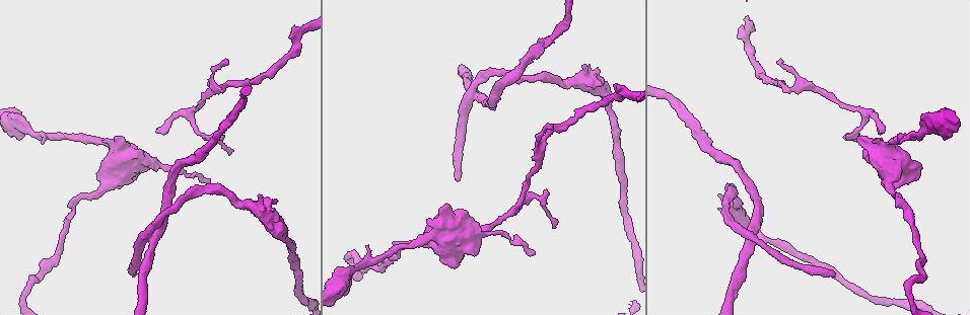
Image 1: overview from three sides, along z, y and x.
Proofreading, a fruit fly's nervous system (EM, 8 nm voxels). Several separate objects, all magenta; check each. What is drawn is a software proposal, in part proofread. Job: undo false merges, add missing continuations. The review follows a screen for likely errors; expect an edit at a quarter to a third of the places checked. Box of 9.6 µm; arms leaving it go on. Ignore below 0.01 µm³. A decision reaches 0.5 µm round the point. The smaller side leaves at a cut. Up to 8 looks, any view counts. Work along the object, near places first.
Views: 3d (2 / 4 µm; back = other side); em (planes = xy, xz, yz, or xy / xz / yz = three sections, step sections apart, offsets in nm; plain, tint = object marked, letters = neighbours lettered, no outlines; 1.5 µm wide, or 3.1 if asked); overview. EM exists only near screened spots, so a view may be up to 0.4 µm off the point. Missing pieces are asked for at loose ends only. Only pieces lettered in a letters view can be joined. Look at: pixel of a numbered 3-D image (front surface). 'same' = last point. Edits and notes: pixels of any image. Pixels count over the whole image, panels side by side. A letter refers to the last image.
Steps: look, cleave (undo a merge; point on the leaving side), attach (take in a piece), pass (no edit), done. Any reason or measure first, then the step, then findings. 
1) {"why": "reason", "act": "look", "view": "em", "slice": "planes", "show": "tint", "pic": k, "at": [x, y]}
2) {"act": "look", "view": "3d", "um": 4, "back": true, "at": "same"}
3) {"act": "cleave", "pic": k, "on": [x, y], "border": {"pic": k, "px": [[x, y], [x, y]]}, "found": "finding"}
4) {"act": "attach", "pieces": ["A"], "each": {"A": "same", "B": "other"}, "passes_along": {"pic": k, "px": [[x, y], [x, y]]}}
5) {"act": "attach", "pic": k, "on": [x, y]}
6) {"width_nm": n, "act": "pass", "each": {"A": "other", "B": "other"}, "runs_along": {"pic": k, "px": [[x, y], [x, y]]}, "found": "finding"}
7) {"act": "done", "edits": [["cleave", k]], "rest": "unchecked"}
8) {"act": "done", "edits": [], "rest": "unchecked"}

{"why": "branch stops here", "act": "look", "view": "3d", "um": 2, "pic": 1, "at": [457, 181]}

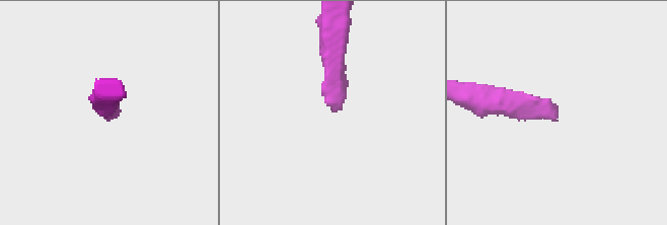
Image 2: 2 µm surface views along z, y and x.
{"why": "need the tissue", "act": "look", "view": "em", "slice": "planes", "show": "plain", "pic": 2, "at": [558, 117]}

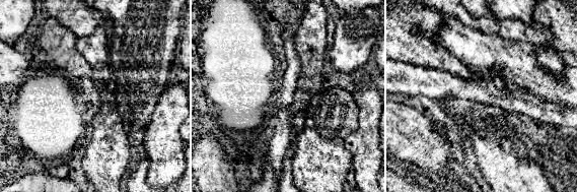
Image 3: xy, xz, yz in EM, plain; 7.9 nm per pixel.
{"act": "look", "view": "em", "slice": "planes", "show": "letters", "at": "same"}

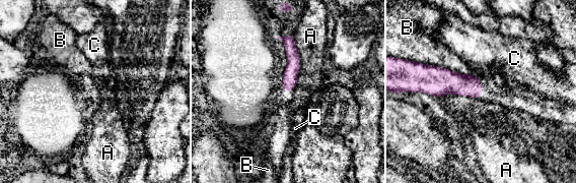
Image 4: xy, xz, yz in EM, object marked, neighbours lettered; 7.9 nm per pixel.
{"longest_contact_nm": ["B", 440], "act": "pass", "each": {"A": "other", "B": "other", "C": "other"}, "border": {"pic": 4, "px": [[293, 35], [299, 56], [297, 85]]}, "found": "none of them fits"}

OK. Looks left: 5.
{"why": "abrupt turn", "act": "look", "view": "em", "slice": "planes", "show": "letters", "pic": 1, "at": [750, 235]}

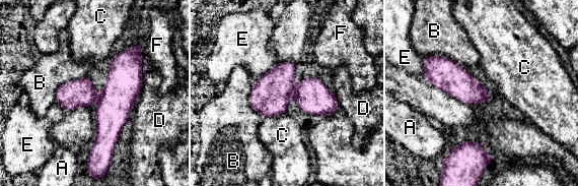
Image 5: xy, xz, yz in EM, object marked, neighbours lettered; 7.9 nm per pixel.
{"act": "cleave", "pic": 5, "on": [312, 97], "each": {"A": "other", "B": "other", "C": "other", "D": "other", "E": "other", "F": "other"}, "found": "a second neuron is stuck on"}

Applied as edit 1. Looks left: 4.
{"why": "arms part here", "act": "look", "view": "em", "slice": "yz", "step": 4, "show": "letters", "pic": 1, "at": [806, 88]}

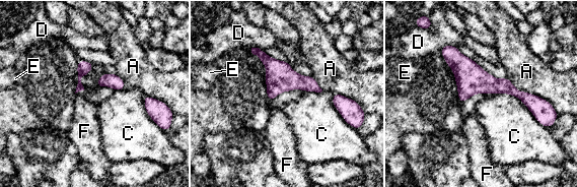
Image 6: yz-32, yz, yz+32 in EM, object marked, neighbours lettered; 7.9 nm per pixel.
{"longest_contact_nm": ["C", 480], "act": "pass", "each": {"A": "other", "C": "other", "D": "other", "E": "other", "F": "other"}, "found": "continuous, no second neuron"}

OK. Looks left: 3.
{"act": "done", "edits": [["cleave", 5]], "rest": "unchecked"}

